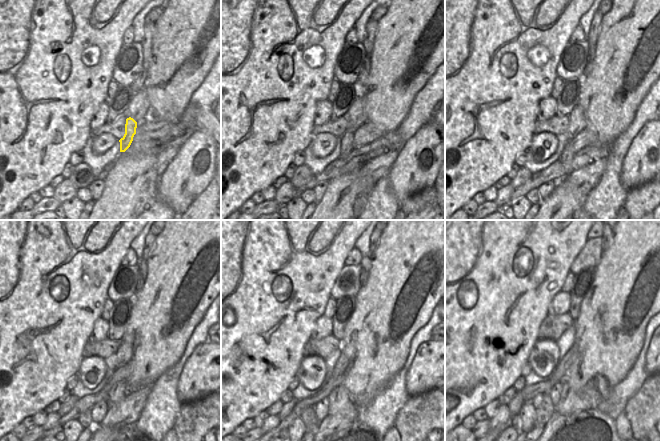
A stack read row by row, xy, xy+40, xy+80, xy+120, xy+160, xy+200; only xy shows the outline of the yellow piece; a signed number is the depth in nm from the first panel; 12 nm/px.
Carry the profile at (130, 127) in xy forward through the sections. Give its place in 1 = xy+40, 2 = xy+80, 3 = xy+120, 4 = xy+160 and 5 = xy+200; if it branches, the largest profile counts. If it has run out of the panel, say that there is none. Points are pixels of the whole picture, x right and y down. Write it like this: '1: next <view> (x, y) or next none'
1: next xy+40 (347, 139)
2: next xy+80 (566, 157)
3: next xy+120 (119, 390)
4: next xy+160 (340, 396)
5: next xy+200 (562, 407)

